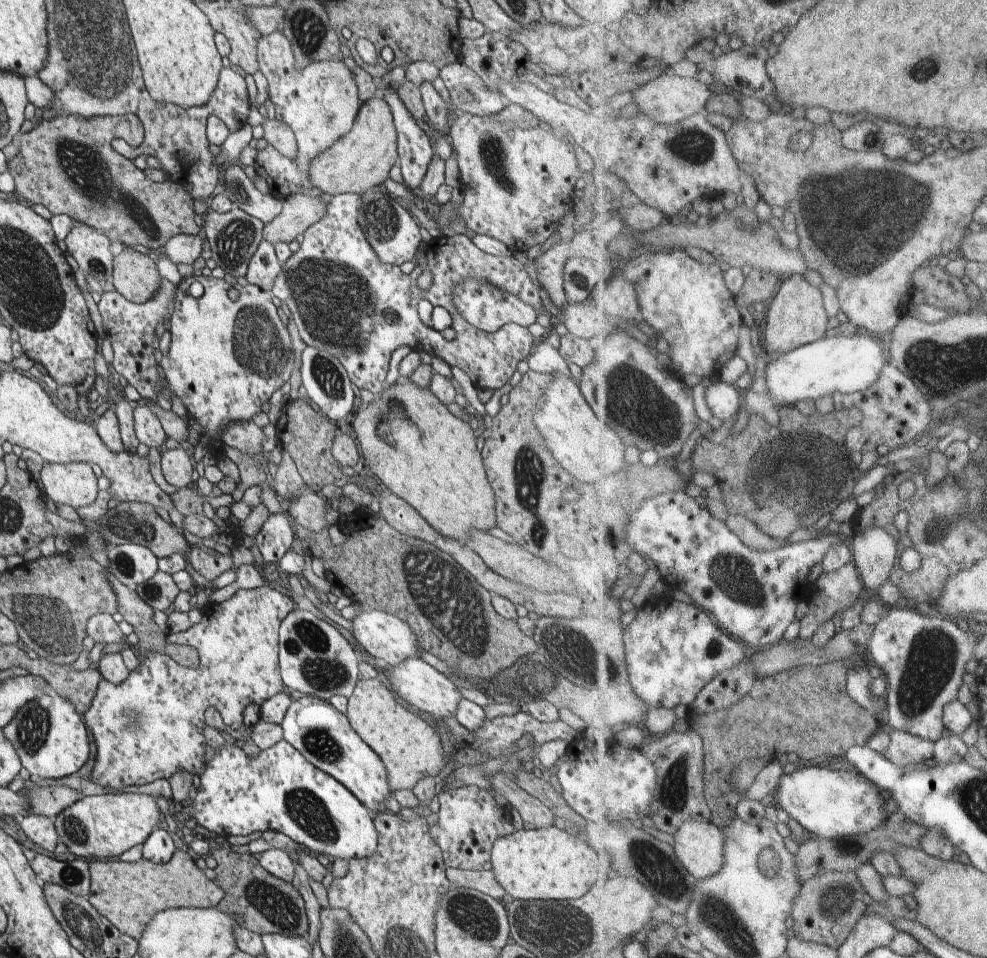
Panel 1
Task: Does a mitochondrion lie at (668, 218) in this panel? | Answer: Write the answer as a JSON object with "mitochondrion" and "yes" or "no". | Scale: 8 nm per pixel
{"mitochondrion":"no"}

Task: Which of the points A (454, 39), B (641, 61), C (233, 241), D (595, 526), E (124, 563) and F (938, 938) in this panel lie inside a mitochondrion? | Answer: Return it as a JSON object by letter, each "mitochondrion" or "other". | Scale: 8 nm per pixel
{"A":"other","B":"other","C":"mitochondrion","D":"other","E":"mitochondrion","F":"other"}

